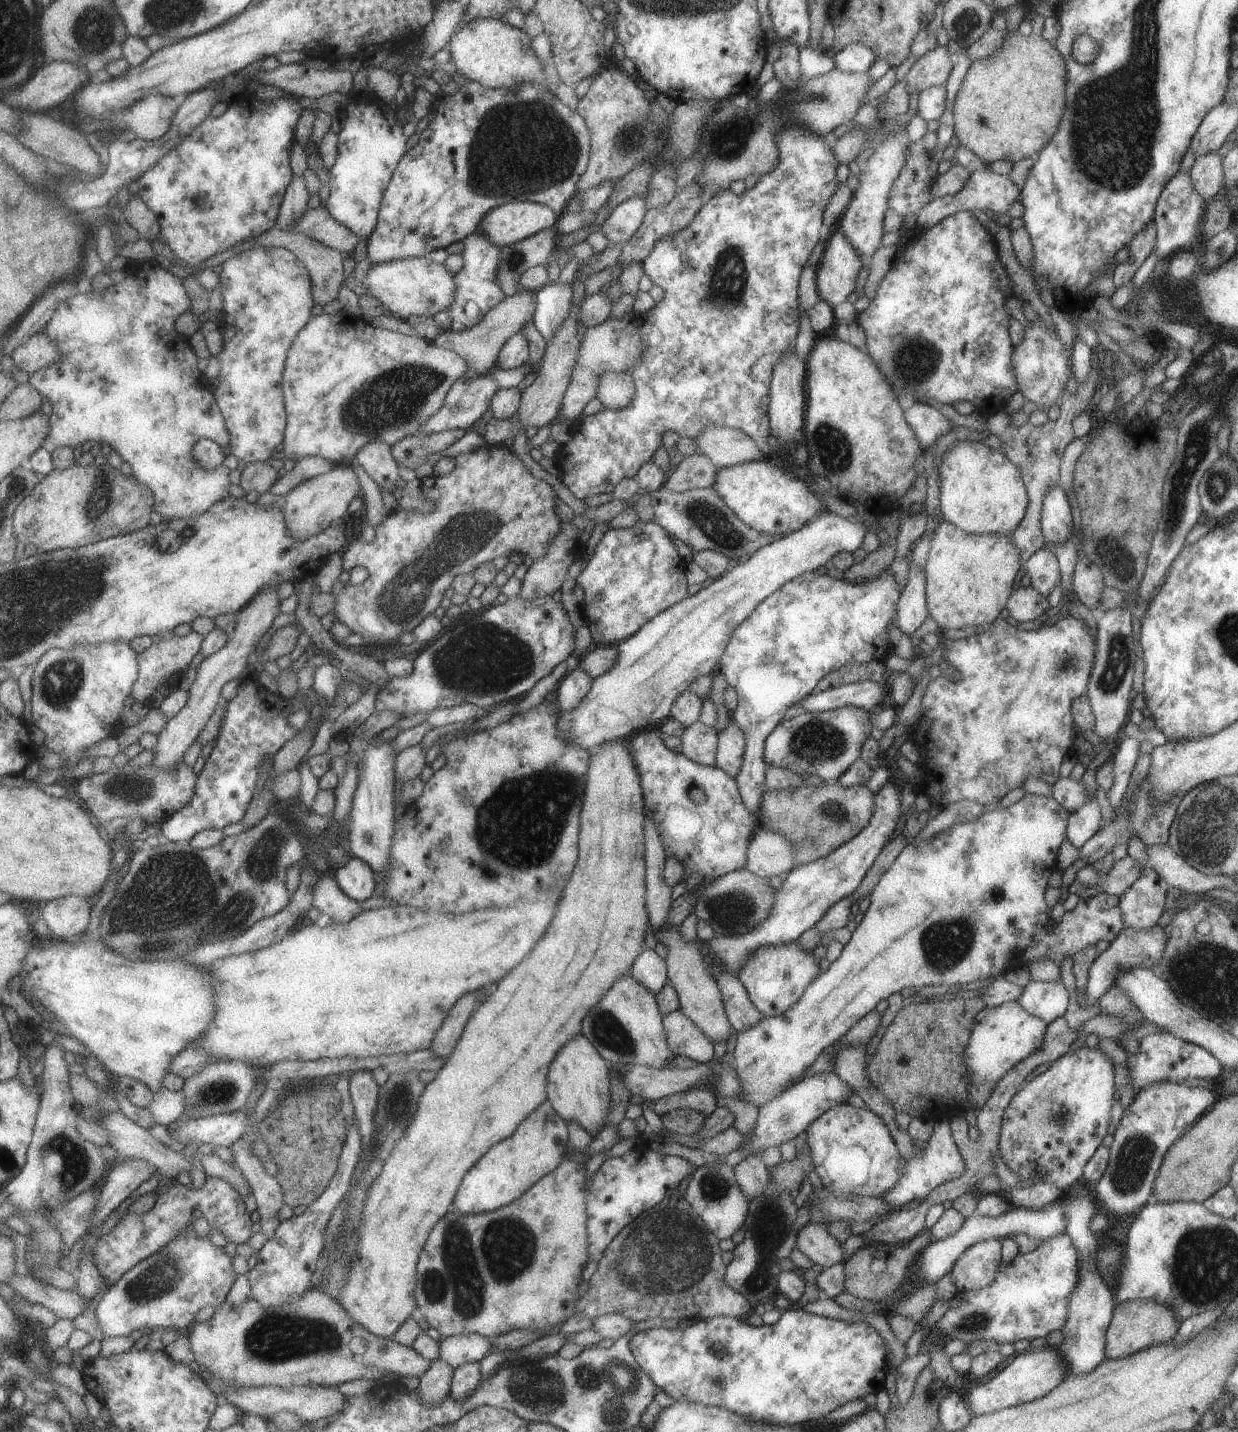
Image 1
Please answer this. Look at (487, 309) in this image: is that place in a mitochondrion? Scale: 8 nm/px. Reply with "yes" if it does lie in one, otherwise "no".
no

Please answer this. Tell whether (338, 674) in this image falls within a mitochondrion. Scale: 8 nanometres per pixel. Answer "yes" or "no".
no

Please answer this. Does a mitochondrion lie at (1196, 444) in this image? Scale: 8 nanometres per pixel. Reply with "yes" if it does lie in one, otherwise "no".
yes

